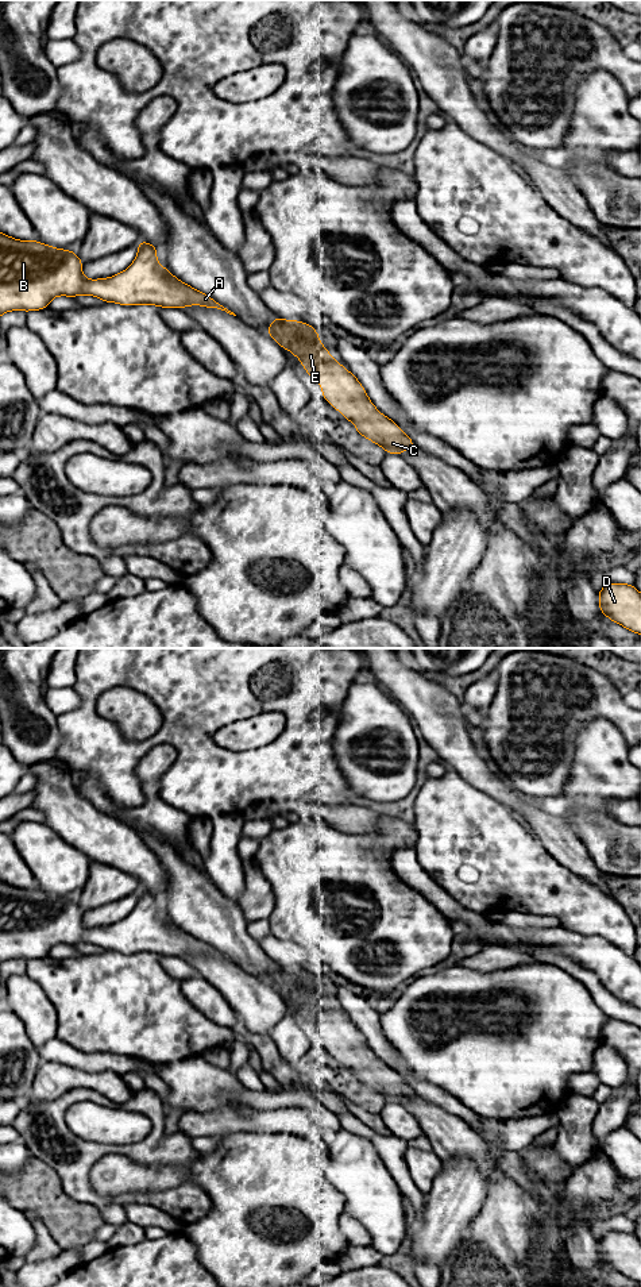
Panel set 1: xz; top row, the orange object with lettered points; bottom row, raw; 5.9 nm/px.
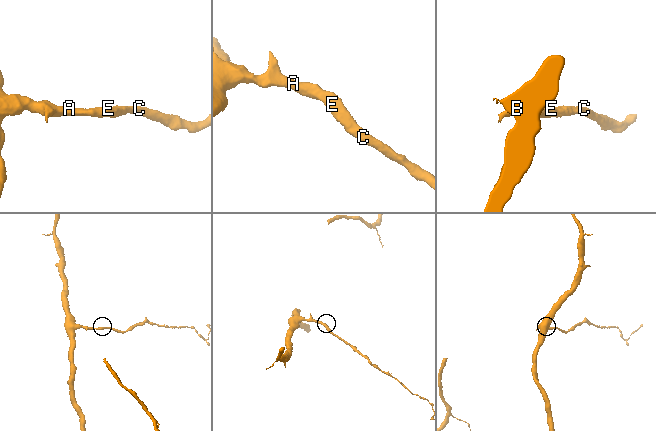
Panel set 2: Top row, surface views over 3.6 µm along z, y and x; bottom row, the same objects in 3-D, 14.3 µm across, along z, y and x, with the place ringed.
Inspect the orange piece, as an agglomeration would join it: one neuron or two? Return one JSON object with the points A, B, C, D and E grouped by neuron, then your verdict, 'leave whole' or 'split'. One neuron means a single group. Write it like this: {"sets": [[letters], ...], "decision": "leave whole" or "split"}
{"sets": [["A", "B", "C", "D", "E"]], "decision": "leave whole"}

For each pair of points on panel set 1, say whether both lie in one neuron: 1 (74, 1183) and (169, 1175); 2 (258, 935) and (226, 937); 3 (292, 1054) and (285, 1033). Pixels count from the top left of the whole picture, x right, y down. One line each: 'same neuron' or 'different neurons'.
1: different neurons
2: different neurons
3: same neuron

